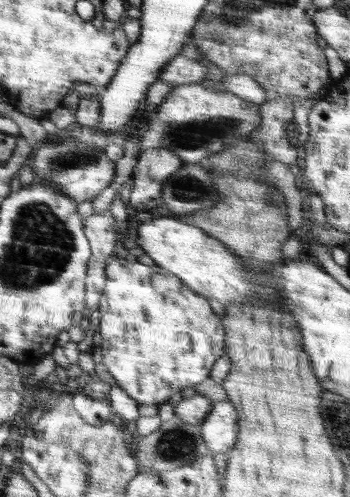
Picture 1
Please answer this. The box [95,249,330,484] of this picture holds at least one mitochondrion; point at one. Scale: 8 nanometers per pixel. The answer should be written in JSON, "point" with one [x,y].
{"point":[177,444]}

